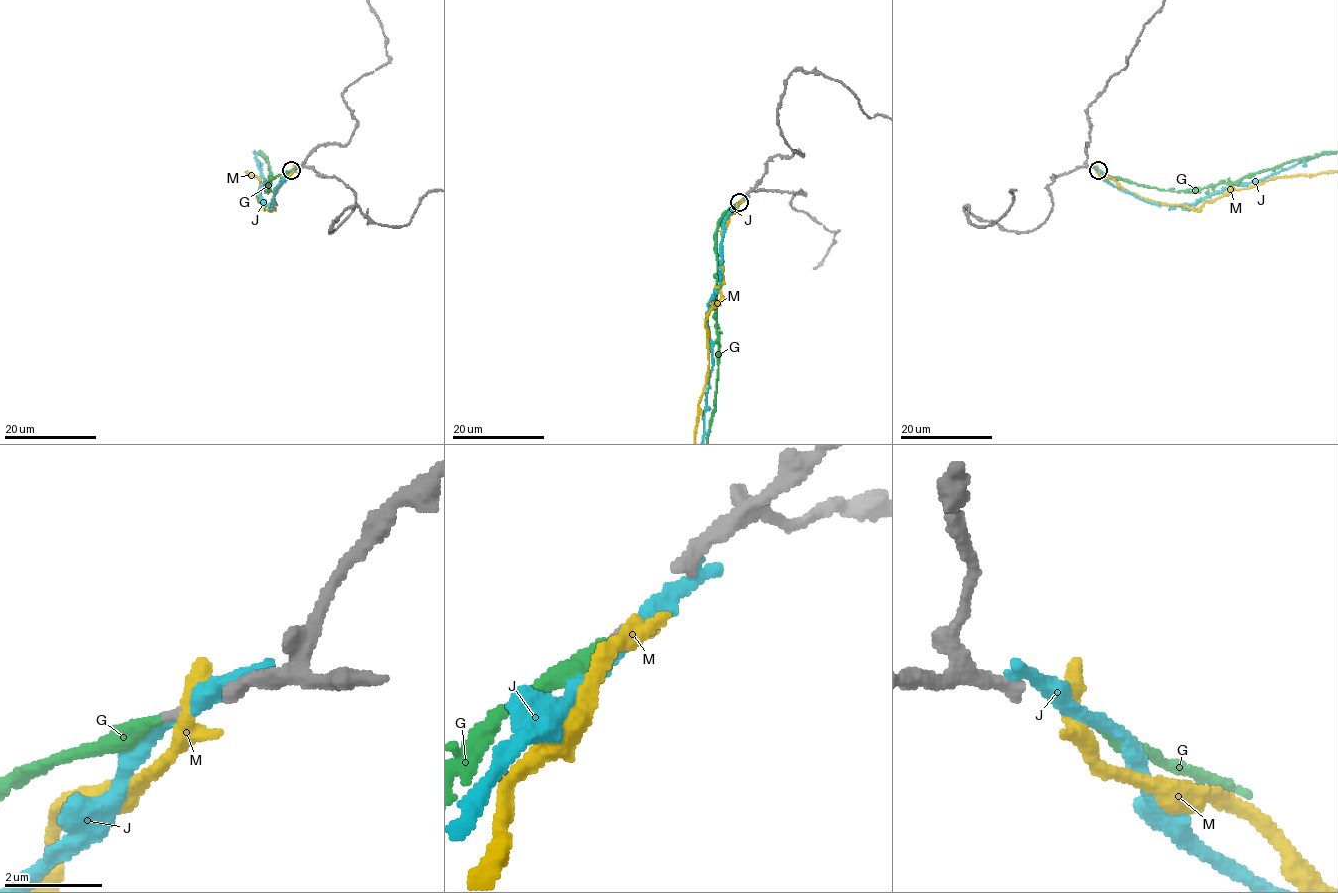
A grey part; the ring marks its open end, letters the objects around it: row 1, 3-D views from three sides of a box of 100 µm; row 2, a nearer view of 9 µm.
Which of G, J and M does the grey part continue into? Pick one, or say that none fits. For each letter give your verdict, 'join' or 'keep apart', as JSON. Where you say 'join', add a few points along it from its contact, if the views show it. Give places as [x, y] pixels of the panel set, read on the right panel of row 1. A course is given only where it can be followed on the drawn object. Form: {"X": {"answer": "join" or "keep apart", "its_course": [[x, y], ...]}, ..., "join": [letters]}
{"G": {"answer": "join"}, "J": {"answer": "keep apart"}, "M": {"answer": "keep apart"}, "join": ["G"]}

